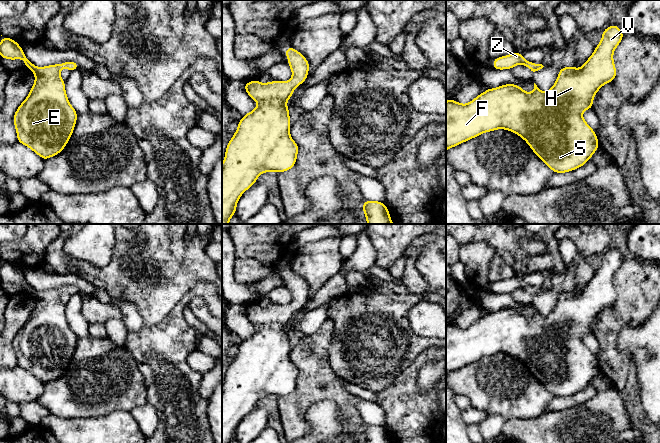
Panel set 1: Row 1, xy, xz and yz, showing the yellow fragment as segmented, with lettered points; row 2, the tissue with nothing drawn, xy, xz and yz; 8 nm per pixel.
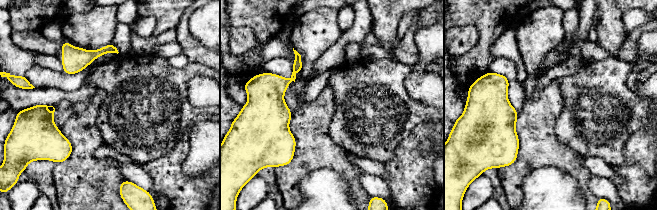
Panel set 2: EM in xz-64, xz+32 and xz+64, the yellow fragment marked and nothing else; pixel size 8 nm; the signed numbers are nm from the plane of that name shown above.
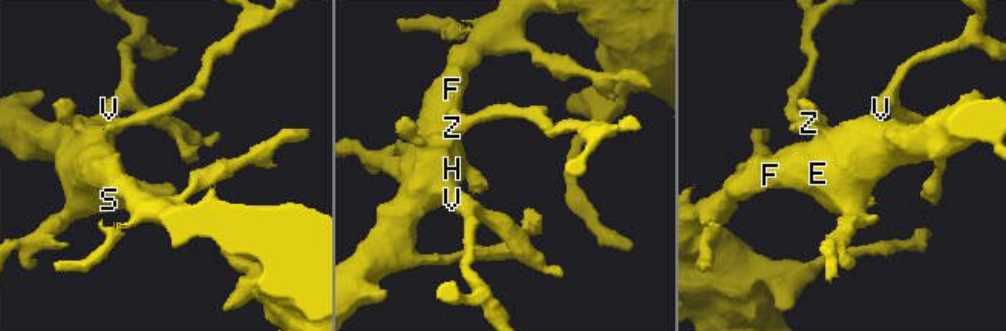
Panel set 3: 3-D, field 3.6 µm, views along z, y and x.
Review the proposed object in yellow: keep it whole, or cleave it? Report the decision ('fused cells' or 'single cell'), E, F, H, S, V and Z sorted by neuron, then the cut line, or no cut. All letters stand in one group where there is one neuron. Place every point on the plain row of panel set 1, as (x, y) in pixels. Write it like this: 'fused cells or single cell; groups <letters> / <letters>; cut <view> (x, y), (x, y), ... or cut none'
single cell; groups E F H S V Z; cut none

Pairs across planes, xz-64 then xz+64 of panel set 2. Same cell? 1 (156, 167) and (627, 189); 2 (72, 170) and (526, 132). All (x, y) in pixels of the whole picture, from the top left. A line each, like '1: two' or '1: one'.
1: one
2: one

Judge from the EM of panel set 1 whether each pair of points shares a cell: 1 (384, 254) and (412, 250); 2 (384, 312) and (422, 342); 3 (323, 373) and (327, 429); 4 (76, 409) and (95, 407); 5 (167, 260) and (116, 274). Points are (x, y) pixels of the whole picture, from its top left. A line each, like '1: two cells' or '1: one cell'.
1: two cells
2: one cell
3: two cells
4: one cell
5: one cell

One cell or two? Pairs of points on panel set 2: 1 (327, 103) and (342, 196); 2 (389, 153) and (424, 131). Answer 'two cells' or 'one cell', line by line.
1: two cells
2: two cells

